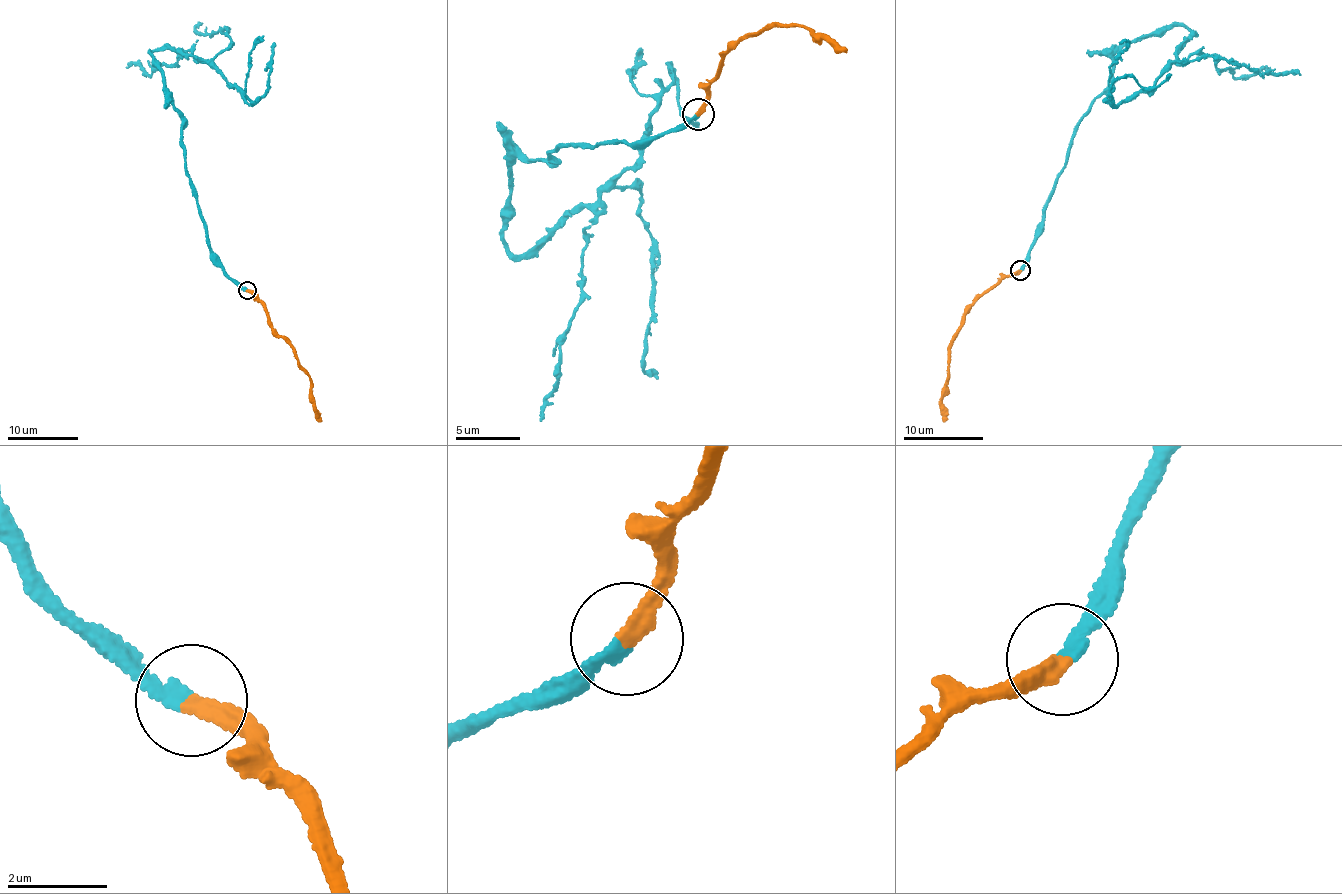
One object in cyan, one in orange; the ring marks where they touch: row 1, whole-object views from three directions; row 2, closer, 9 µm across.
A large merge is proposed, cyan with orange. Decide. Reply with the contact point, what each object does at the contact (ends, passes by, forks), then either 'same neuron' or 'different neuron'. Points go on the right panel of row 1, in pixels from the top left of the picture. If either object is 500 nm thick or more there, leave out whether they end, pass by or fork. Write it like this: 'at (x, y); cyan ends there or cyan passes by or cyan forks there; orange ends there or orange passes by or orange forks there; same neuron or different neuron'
at (1020, 270); cyan ends there; orange ends there; same neuron

